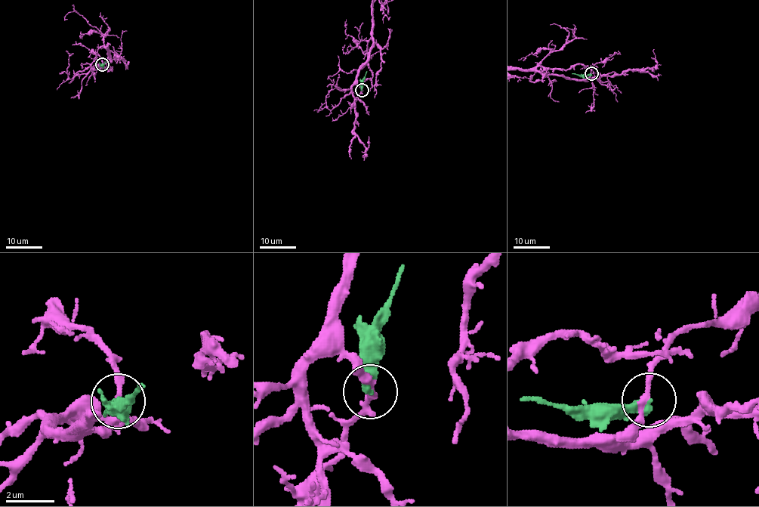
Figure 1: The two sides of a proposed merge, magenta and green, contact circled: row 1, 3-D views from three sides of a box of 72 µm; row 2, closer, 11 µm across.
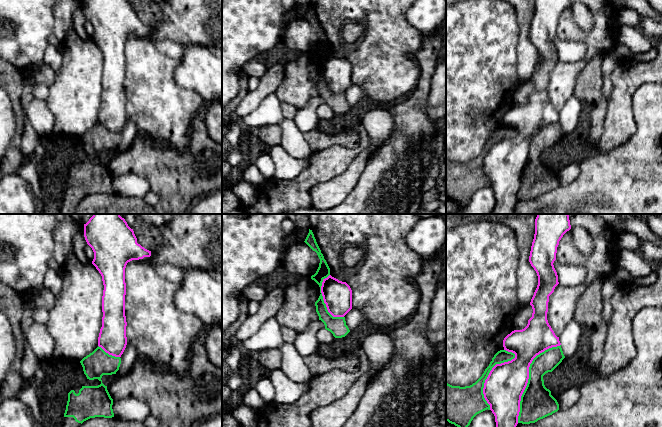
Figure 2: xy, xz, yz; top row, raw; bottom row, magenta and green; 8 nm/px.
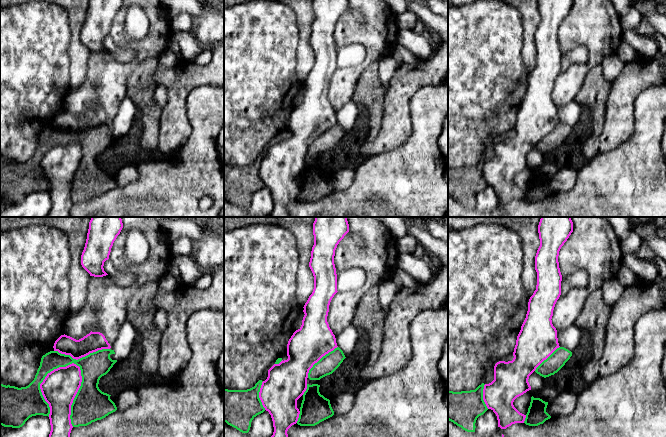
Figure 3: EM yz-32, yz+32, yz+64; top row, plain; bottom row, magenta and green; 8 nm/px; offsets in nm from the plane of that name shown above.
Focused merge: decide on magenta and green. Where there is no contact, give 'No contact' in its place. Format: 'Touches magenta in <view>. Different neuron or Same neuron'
Touches magenta in yz. Different neuron

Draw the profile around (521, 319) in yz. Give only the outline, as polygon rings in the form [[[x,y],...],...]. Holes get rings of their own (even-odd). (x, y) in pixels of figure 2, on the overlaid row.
[[[530,304],[523,307],[514,318],[514,330],[524,329],[528,324],[528,320],[532,317],[532,313],[533,309]]]

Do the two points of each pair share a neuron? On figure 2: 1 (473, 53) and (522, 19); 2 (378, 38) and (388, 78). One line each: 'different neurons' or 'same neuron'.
1: different neurons
2: same neuron

